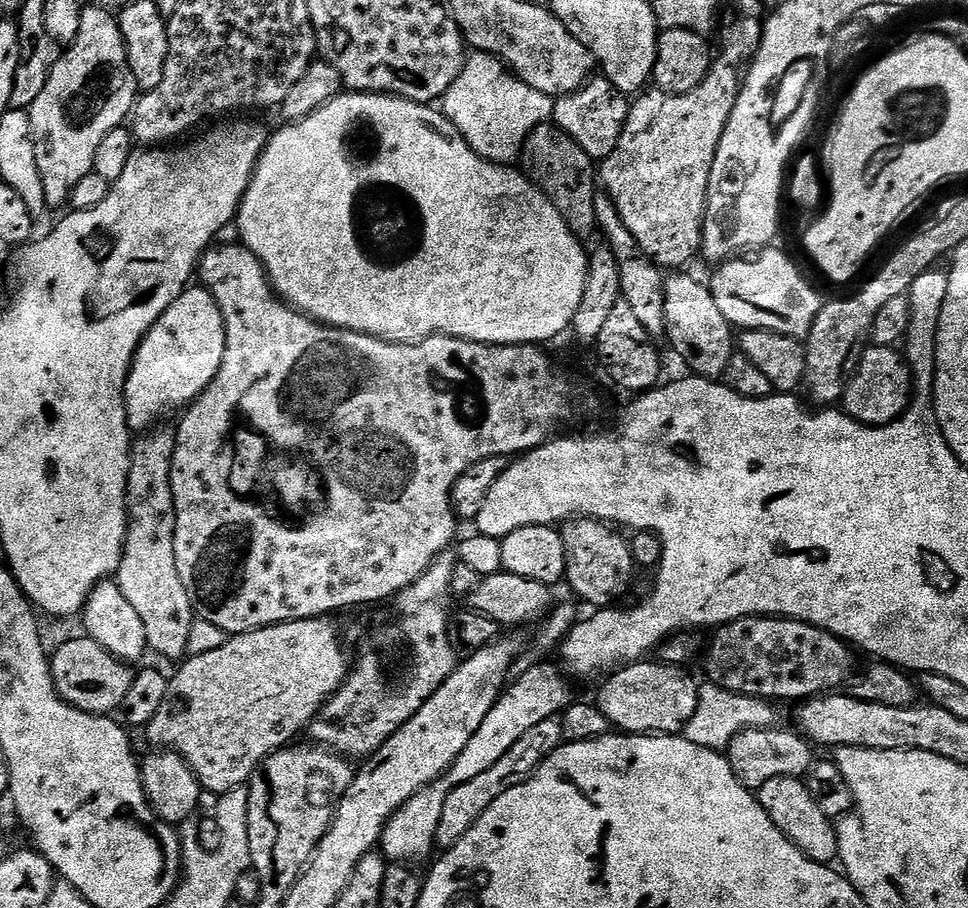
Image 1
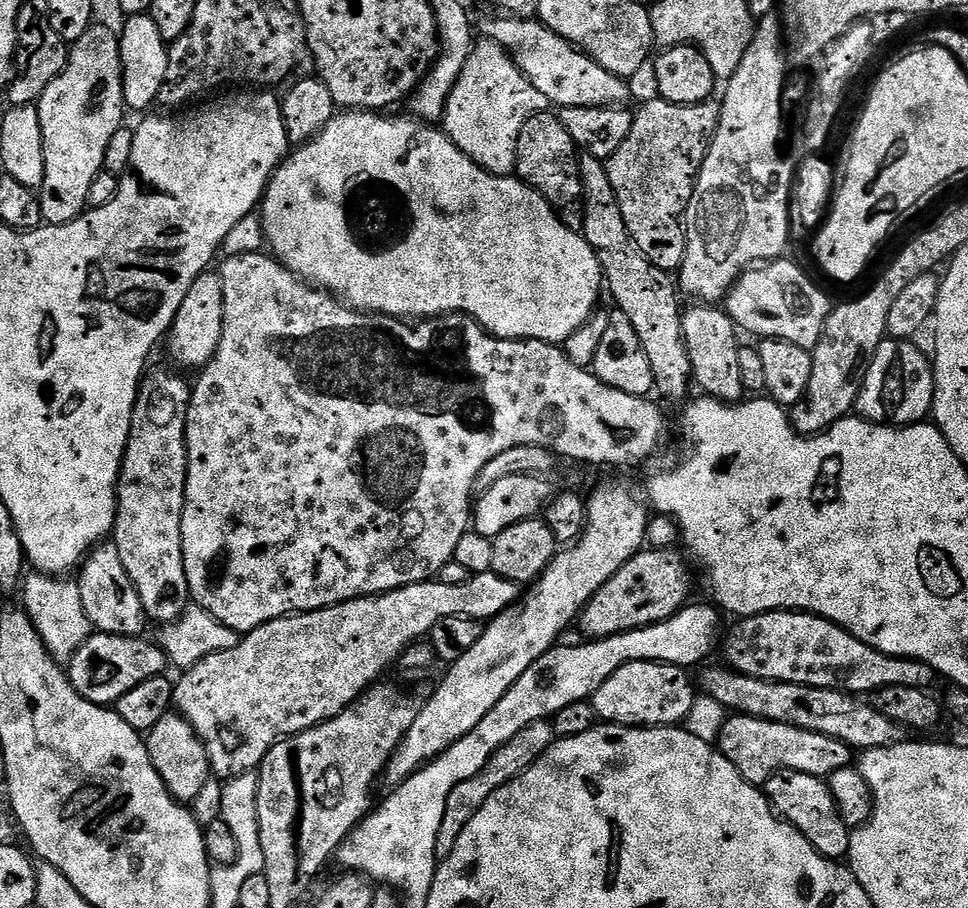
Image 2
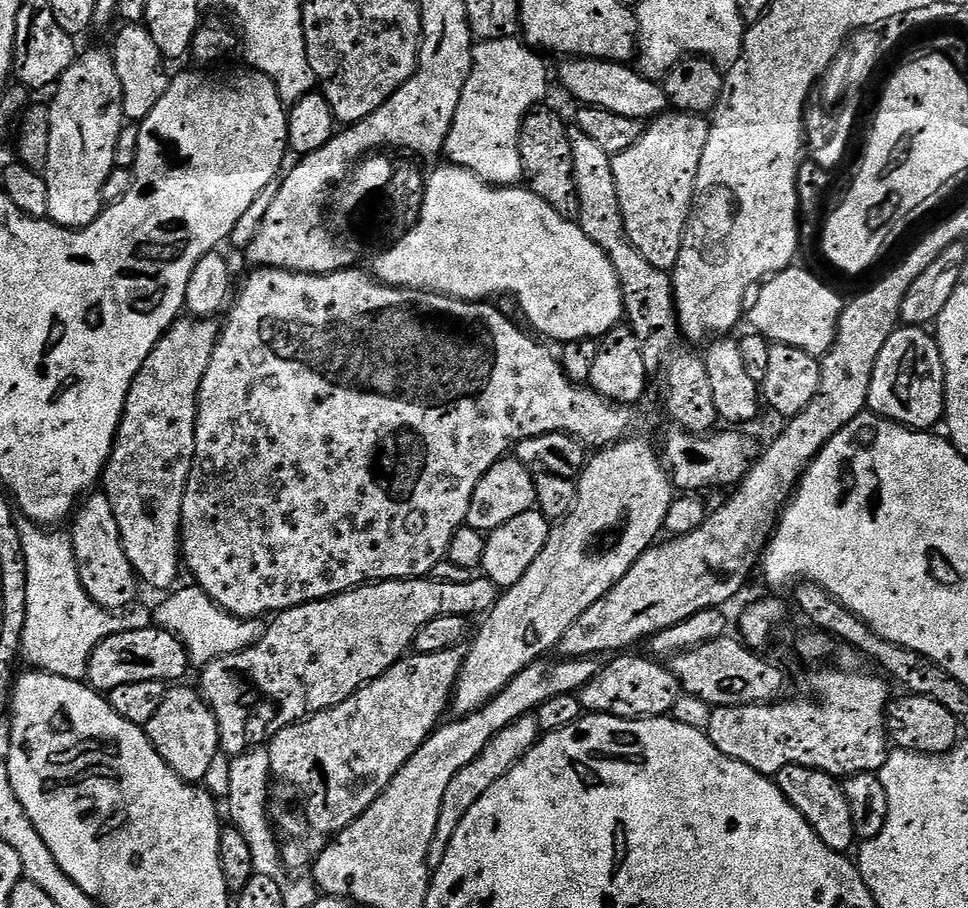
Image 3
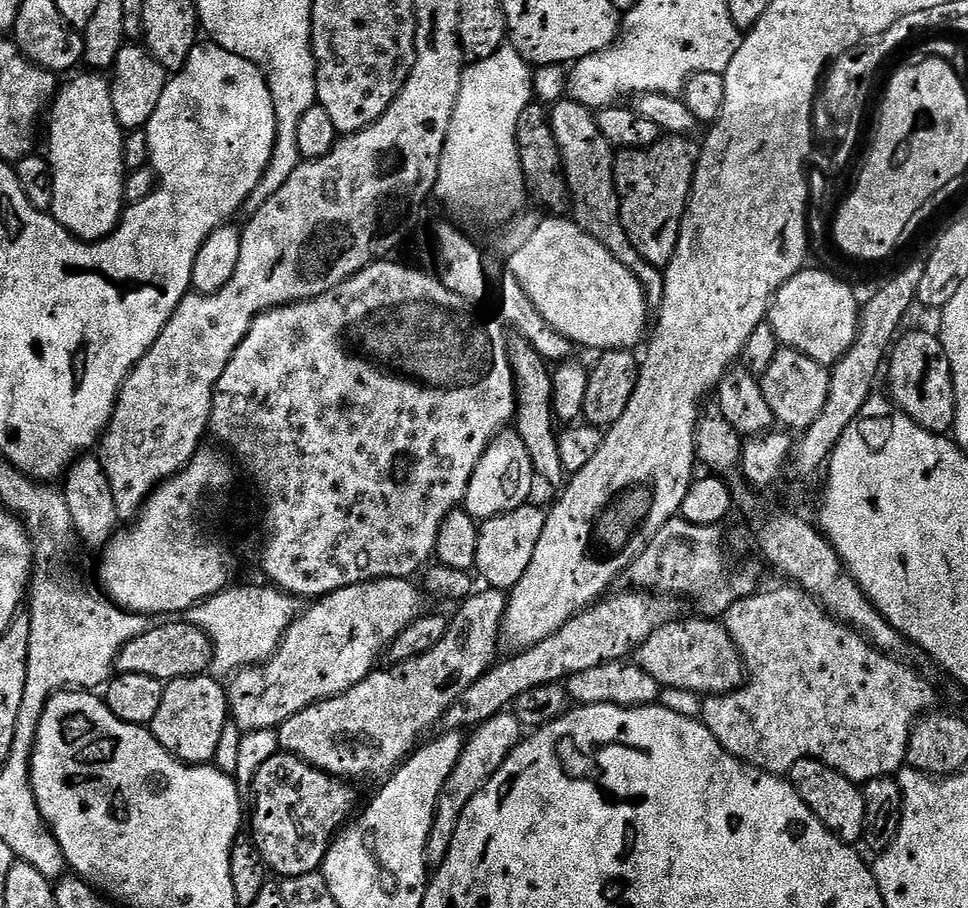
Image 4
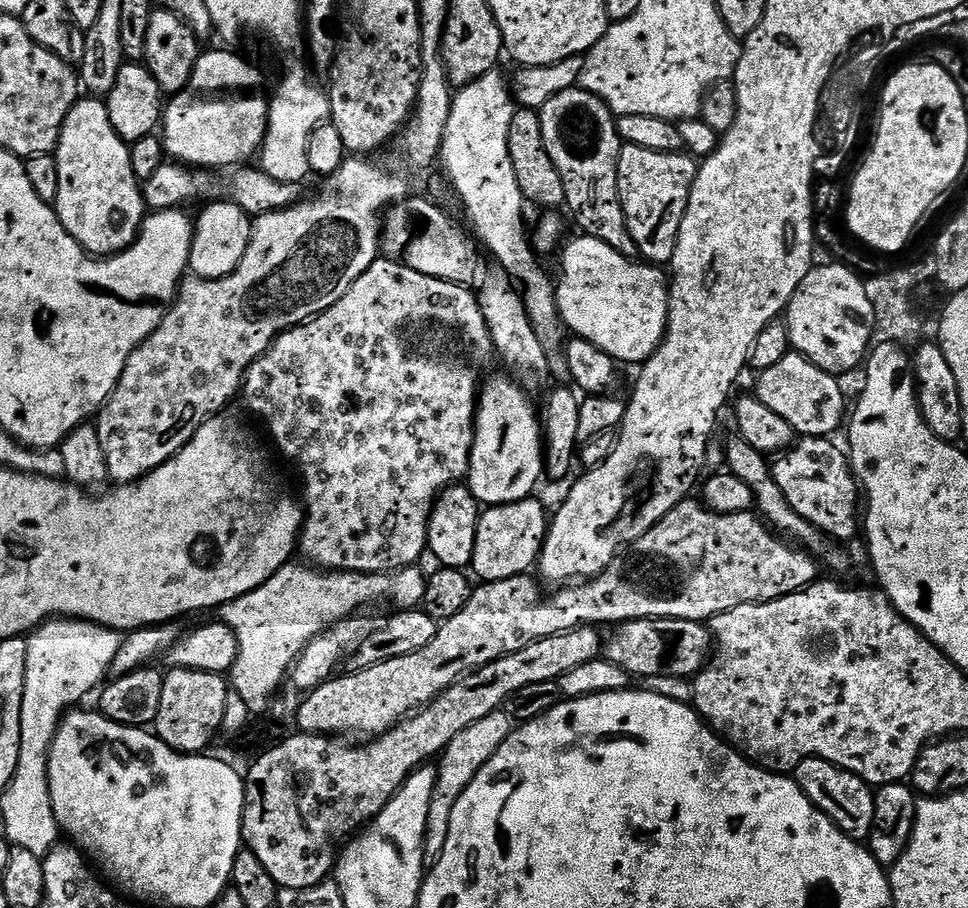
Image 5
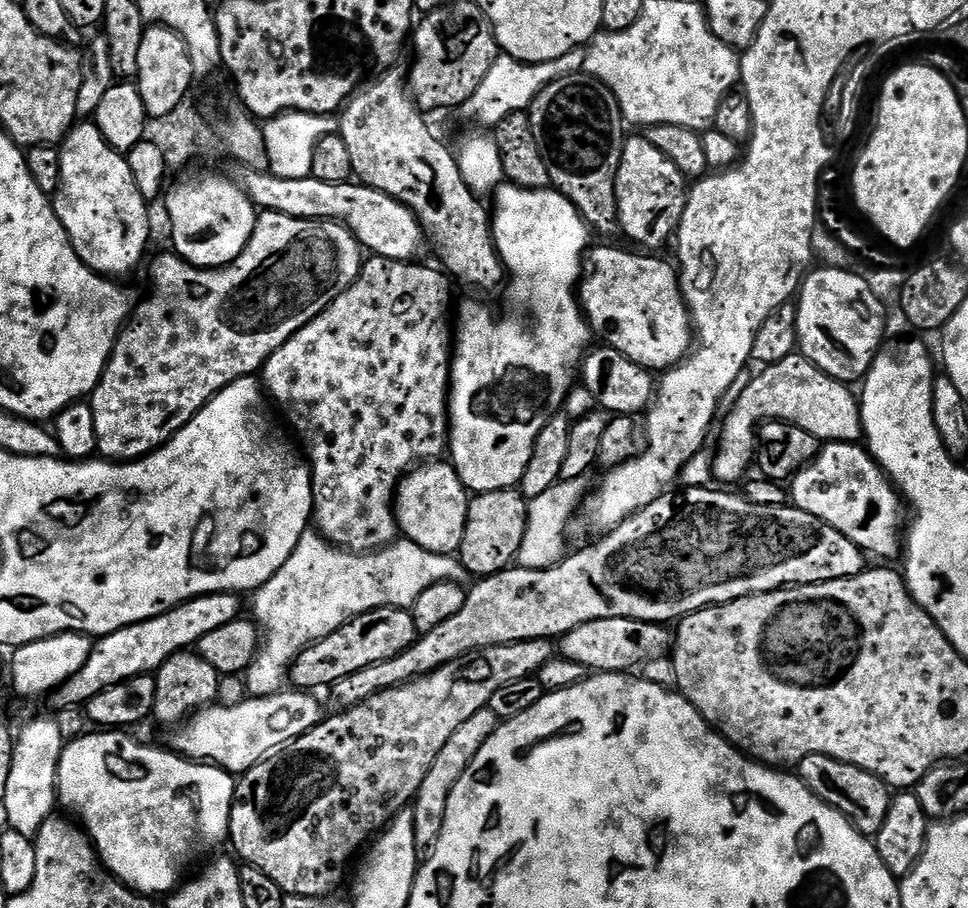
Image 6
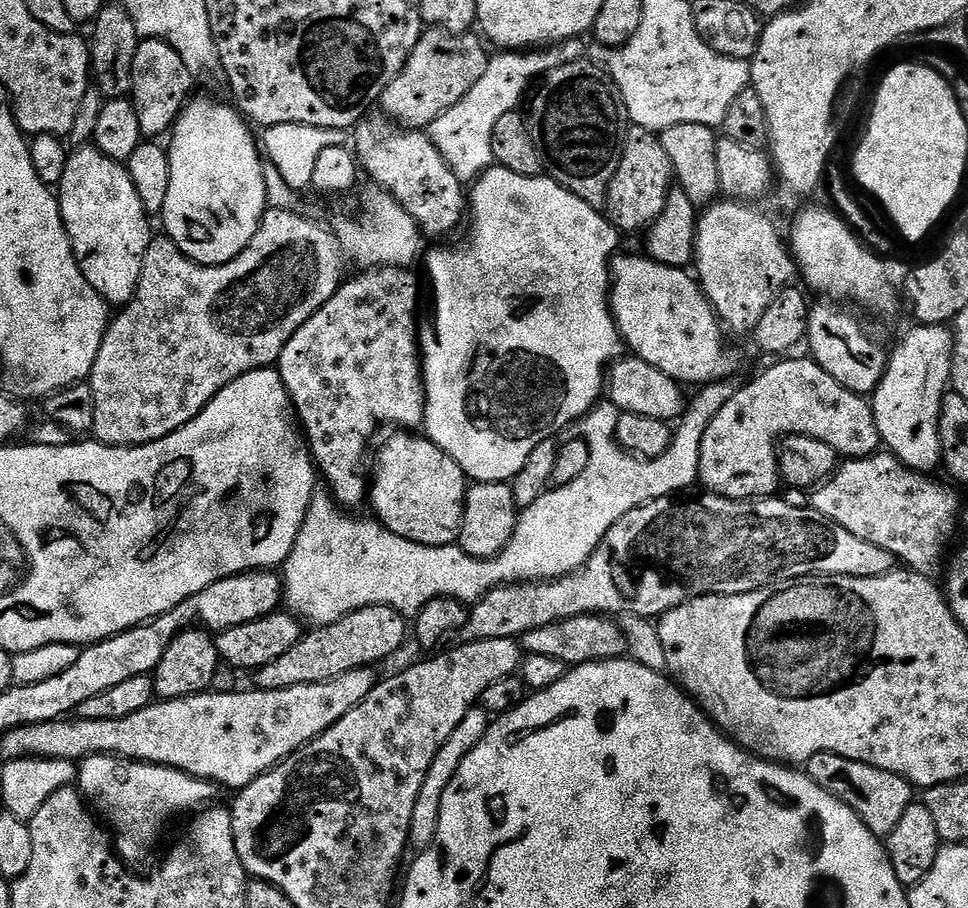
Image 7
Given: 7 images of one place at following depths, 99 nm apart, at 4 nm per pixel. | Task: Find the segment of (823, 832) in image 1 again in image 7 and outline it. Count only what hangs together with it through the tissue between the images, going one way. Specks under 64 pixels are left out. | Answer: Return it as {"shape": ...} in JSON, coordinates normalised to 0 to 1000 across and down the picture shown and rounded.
{"shape":[[[864,828],[841,830],[833,843],[836,857],[845,861],[849,870],[862,874],[874,888],[878,888],[895,905],[895,910],[904,921],[915,923],[928,910],[932,896],[943,885],[944,865],[928,852],[919,852],[919,848],[907,848],[903,844],[895,844],[895,839],[882,839],[878,835],[870,835]]]}

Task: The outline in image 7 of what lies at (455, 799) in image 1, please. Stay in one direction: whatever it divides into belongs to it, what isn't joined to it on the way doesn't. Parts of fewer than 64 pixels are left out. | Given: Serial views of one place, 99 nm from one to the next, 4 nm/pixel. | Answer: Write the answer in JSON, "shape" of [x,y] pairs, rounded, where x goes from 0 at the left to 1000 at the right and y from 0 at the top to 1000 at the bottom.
{"shape":[[[493,778],[486,781],[481,791],[477,791],[477,795],[473,795],[469,808],[465,808],[465,813],[461,813],[461,817],[455,823],[452,830],[448,830],[448,839],[444,839],[444,848],[440,848],[440,861],[436,861],[436,870],[432,870],[432,883],[428,883],[428,896],[424,901],[421,928],[427,935],[437,936],[450,928],[452,901],[457,896],[457,874],[461,874],[461,866],[465,866],[469,852],[473,852],[473,844],[477,844],[481,830],[486,830],[486,826],[490,826],[490,822],[494,822],[494,817],[498,817],[505,796],[506,785],[500,779]]]}

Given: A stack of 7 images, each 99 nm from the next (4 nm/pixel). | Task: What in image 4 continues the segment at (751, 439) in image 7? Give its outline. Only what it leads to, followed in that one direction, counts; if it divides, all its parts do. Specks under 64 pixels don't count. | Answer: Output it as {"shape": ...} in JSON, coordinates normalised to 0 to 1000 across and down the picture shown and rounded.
{"shape":[[[807,382],[800,399],[795,399],[795,407],[784,415],[784,421],[787,434],[791,434],[791,443],[795,443],[795,452],[800,452],[803,464],[814,474],[830,474],[839,468],[841,460],[849,456],[849,447],[853,447],[857,434],[856,406],[819,383]]]}

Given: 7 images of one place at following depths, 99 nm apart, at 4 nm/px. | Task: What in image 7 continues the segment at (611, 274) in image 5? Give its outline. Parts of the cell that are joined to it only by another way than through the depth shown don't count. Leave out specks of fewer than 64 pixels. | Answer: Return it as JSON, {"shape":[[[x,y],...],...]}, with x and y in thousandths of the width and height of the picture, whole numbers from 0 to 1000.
{"shape":[[[637,281],[631,292],[632,312],[630,314],[630,338],[636,349],[644,378],[649,379],[661,395],[680,403],[684,412],[692,412],[704,424],[719,423],[726,425],[738,419],[751,419],[759,415],[760,388],[748,380],[750,366],[742,356],[740,343],[727,326],[722,312],[708,296],[693,295],[670,284],[668,281]]]}

